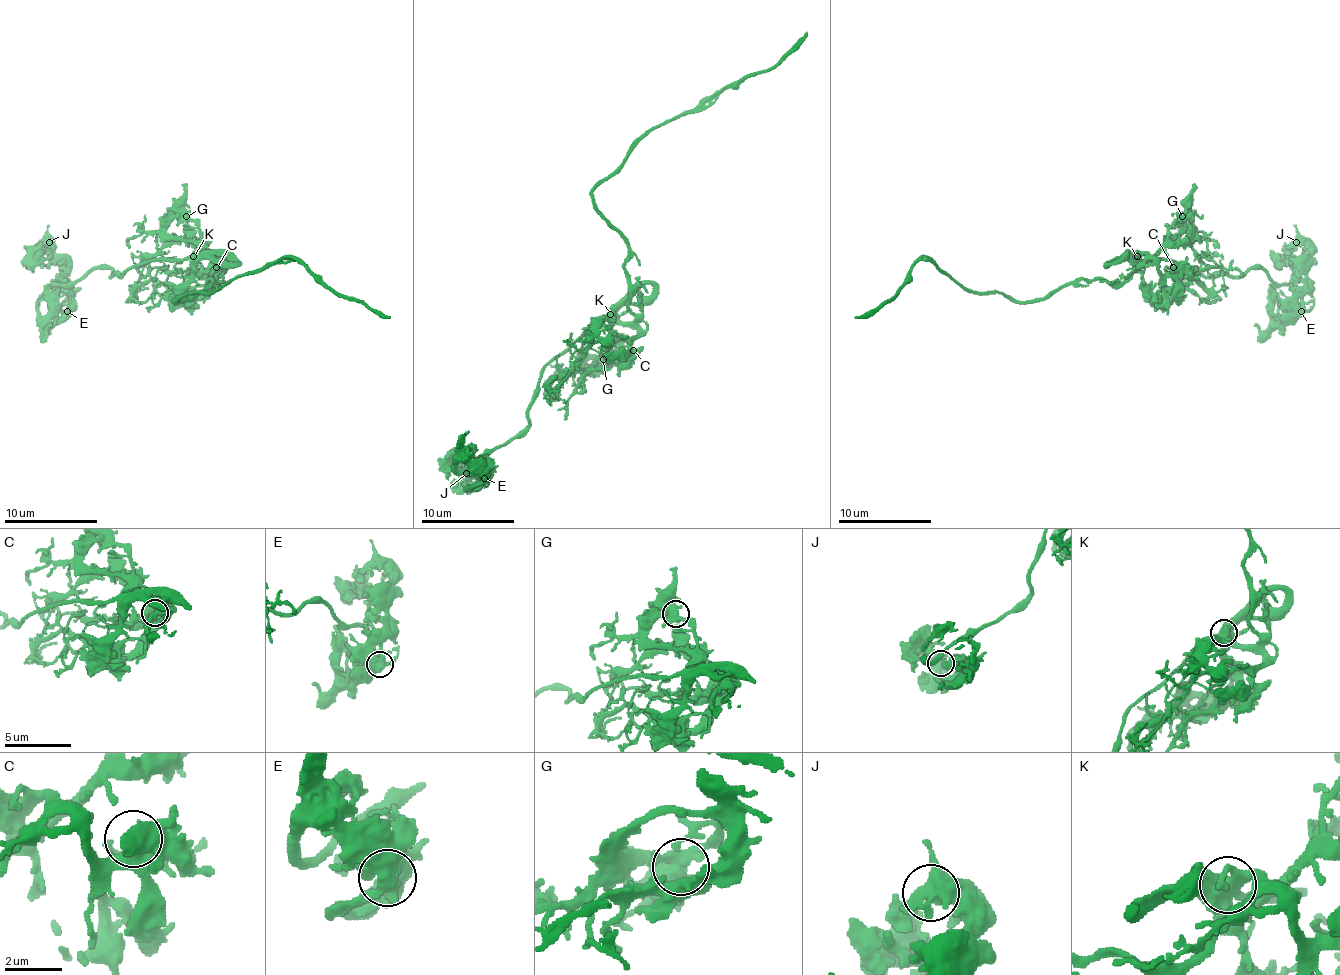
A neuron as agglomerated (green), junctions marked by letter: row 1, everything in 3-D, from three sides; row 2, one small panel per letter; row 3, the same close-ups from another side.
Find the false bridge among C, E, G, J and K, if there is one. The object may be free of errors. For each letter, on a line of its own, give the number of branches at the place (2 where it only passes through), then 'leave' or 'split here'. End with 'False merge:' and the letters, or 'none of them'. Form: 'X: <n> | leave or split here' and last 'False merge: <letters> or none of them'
C: 5 | leave
E: 5 | leave
G: 5 | leave
J: 3 | leave
K: 5 | leave
False merge: none of them

